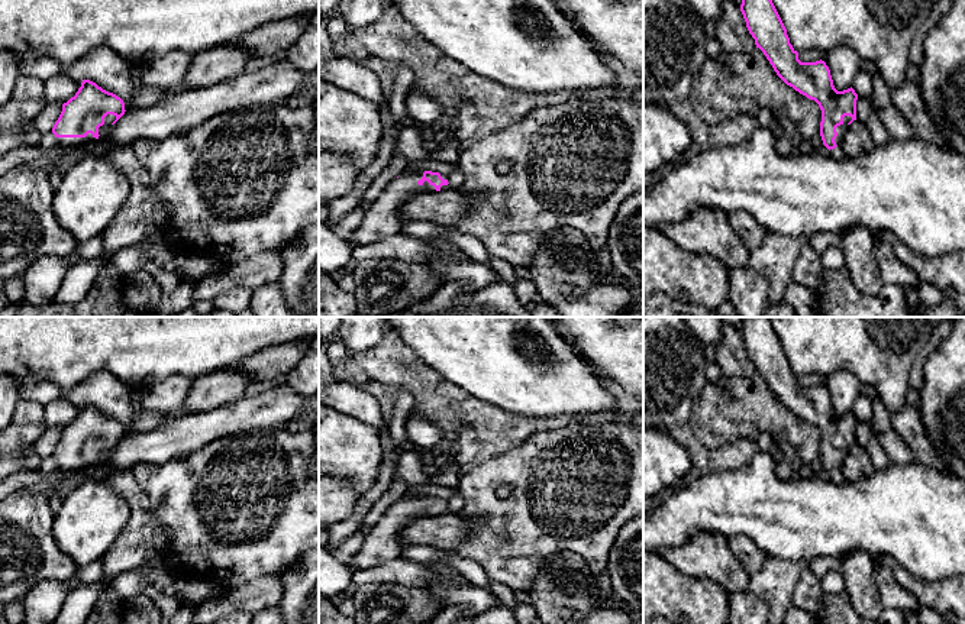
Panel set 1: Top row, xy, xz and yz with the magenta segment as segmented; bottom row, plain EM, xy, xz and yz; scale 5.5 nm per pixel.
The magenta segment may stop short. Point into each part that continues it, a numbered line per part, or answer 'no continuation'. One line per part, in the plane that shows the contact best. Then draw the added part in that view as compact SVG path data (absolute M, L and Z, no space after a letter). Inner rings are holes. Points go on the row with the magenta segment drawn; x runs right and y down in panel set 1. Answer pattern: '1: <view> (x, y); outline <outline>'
1: xy (105, 131); outline M107 114L104 117L104 125L99 127L99 138L96 139L91 133L88 133L85 138L57 138L57 142L59 146L71 146L71 148L78 148L84 145L93 145L97 140L106 140L107 136L113 130L113 122L116 120L116 116Z

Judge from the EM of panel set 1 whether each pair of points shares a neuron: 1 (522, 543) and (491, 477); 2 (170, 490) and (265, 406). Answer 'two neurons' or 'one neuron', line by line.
1: one neuron
2: two neurons

